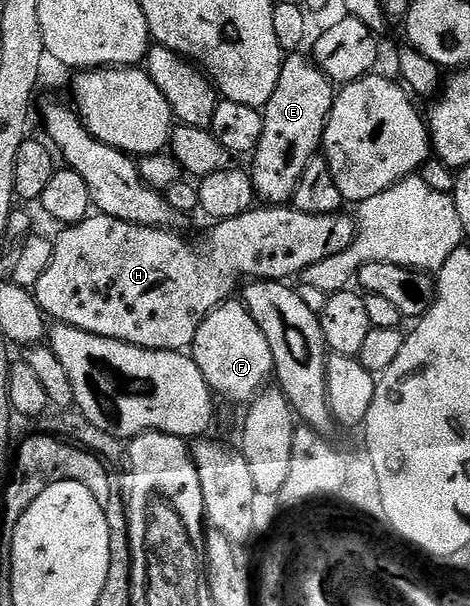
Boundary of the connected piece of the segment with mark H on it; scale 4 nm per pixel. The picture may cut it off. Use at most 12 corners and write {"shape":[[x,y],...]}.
{"shape":[[264,204],[212,246],[93,213],[34,287],[53,323],[187,351],[245,280],[343,253],[347,213]]}

